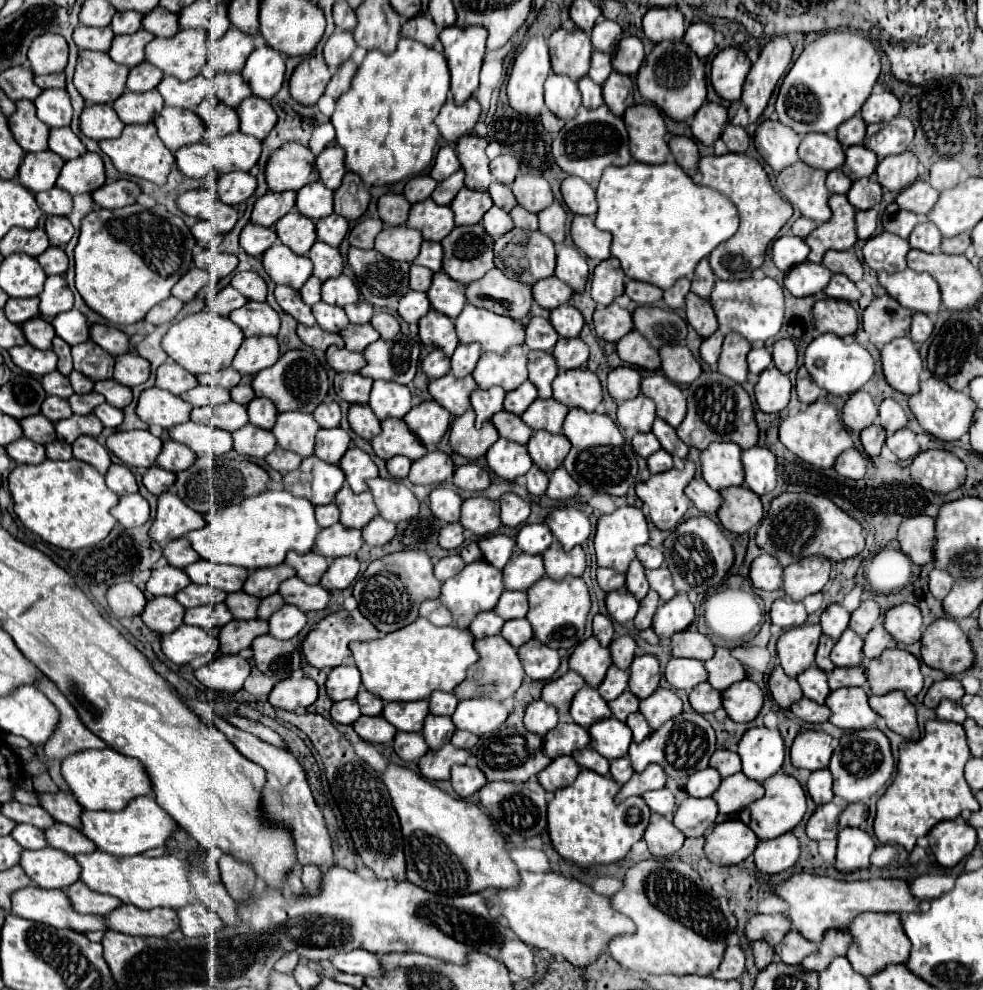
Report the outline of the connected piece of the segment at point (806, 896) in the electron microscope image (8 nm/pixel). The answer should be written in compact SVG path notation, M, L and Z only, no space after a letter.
M798 873L790 879L774 885L774 893L786 901L786 919L792 923L792 929L802 933L812 943L820 943L826 929L844 929L858 913L864 911L876 911L876 913L912 913L918 911L916 899L908 891L908 883L902 879L866 879L866 881L838 881L832 877L822 875L810 875L810 873Z

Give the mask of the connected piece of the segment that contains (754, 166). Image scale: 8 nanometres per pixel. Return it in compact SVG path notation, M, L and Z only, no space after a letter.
M726 153L722 157L702 157L700 159L700 185L716 189L726 195L740 213L740 229L730 241L724 241L710 253L710 267L718 279L748 279L754 269L764 263L768 243L778 235L778 231L792 217L792 205L786 203L770 185L770 179L764 167L748 157L738 153Z

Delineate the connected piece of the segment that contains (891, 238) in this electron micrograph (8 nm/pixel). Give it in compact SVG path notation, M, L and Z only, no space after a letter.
M878 233L876 237L868 239L864 245L864 261L874 271L904 271L906 269L906 255L910 245L906 239L892 235L892 233Z

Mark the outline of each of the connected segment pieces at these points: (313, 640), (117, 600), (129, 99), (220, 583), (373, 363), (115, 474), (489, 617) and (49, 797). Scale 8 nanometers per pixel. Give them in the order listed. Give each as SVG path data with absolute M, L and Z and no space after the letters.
M356 609L356 611L336 611L328 617L324 617L314 631L310 631L304 639L304 645L302 645L302 651L308 659L310 665L318 667L318 669L332 669L332 667L338 667L342 665L352 653L348 649L348 643L352 641L370 641L370 639L378 639L382 637L382 633Z
M116 583L106 593L110 609L118 617L134 617L140 615L146 607L146 595L134 583Z
M156 89L144 91L144 93L124 91L114 101L114 109L126 125L128 123L152 123L154 117L162 111L162 107L164 107L164 99Z
M200 559L192 565L188 565L184 571L192 583L210 585L210 587L226 591L226 593L242 591L242 585L248 577L248 569L244 569L244 567L216 565L216 563L206 561L206 559Z
M398 333L390 341L378 339L364 351L364 357L368 363L360 371L360 375L408 385L416 375L420 359L420 341L410 335Z
M112 465L106 473L106 485L118 495L128 495L128 493L138 493L136 479L132 471L126 465Z
M486 611L486 613L478 613L478 617L474 617L468 629L474 633L476 639L482 639L486 635L498 635L502 625L504 625L502 617L498 617L494 611Z
M64 791L40 793L38 799L40 799L40 807L44 807L56 821L78 829L82 807L78 805L78 801L74 801L70 793L64 793Z

